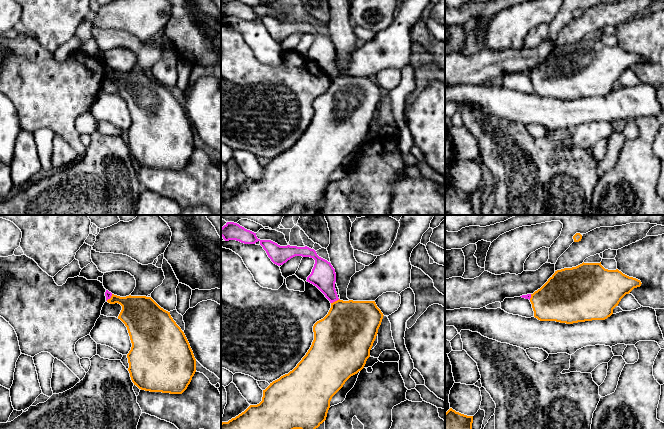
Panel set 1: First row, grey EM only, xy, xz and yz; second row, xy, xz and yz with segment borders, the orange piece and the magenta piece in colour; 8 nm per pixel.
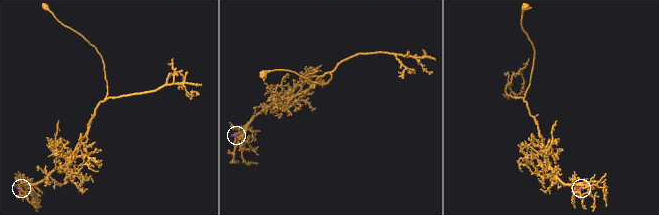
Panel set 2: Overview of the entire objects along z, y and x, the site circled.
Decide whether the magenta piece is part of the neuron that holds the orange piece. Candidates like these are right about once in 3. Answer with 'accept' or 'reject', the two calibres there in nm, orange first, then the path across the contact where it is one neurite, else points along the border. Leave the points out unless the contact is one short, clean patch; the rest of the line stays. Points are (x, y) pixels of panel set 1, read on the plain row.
reject | 440/200 nm | along xz (339, 75), (331, 79)

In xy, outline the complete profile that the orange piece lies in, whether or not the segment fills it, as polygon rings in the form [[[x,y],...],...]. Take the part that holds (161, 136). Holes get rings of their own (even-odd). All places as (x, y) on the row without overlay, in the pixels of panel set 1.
[[[112,70],[107,78],[122,82],[118,95],[127,103],[132,119],[127,134],[128,147],[134,161],[150,168],[182,170],[196,148],[196,135],[184,108],[170,88],[146,72],[120,73]]]

